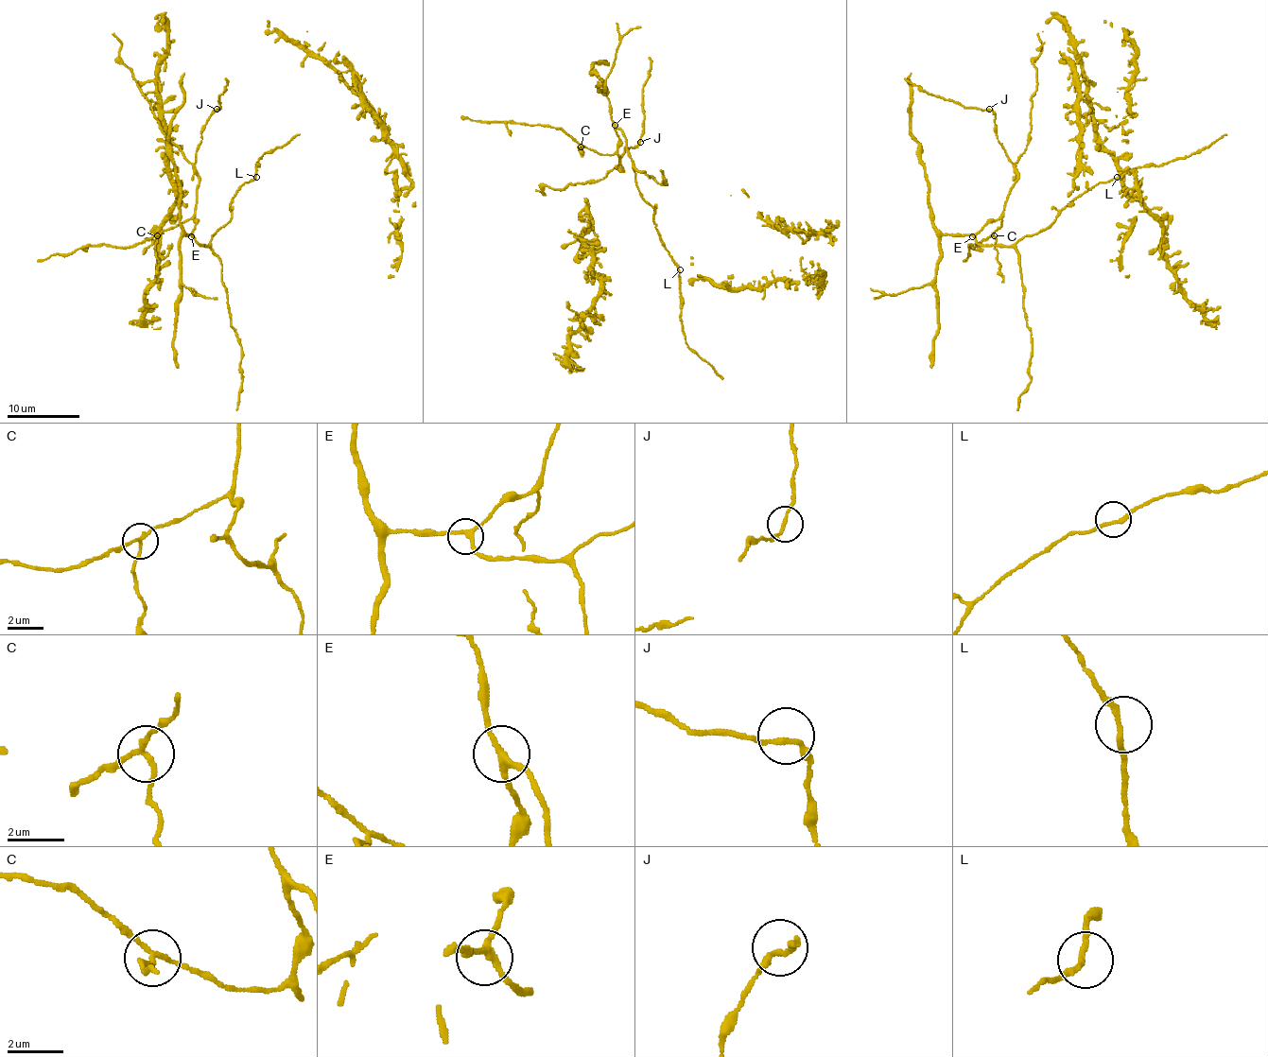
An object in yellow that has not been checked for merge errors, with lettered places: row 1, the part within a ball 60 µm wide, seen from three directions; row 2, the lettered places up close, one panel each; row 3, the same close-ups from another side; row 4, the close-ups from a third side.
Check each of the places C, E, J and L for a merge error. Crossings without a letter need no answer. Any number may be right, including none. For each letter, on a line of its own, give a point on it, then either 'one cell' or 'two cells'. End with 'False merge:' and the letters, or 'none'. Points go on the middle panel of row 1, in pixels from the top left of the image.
C: (581, 147) | two cells
E: (615, 125) | one cell
J: (640, 142) | one cell
L: (680, 269) | one cell
False merge: C

